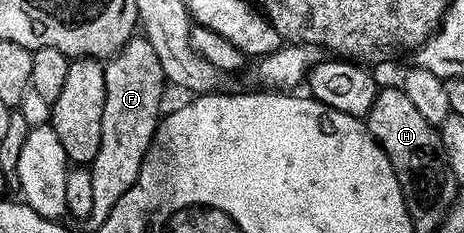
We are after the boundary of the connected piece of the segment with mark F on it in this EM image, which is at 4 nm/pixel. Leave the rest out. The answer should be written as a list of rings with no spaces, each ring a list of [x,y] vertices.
[[[133,35],[119,52],[104,64],[106,106],[102,110],[102,142],[96,159],[90,165],[94,202],[91,215],[107,216],[116,200],[136,183],[144,156],[162,119],[160,99],[164,96],[166,79],[153,46],[143,35]]]

